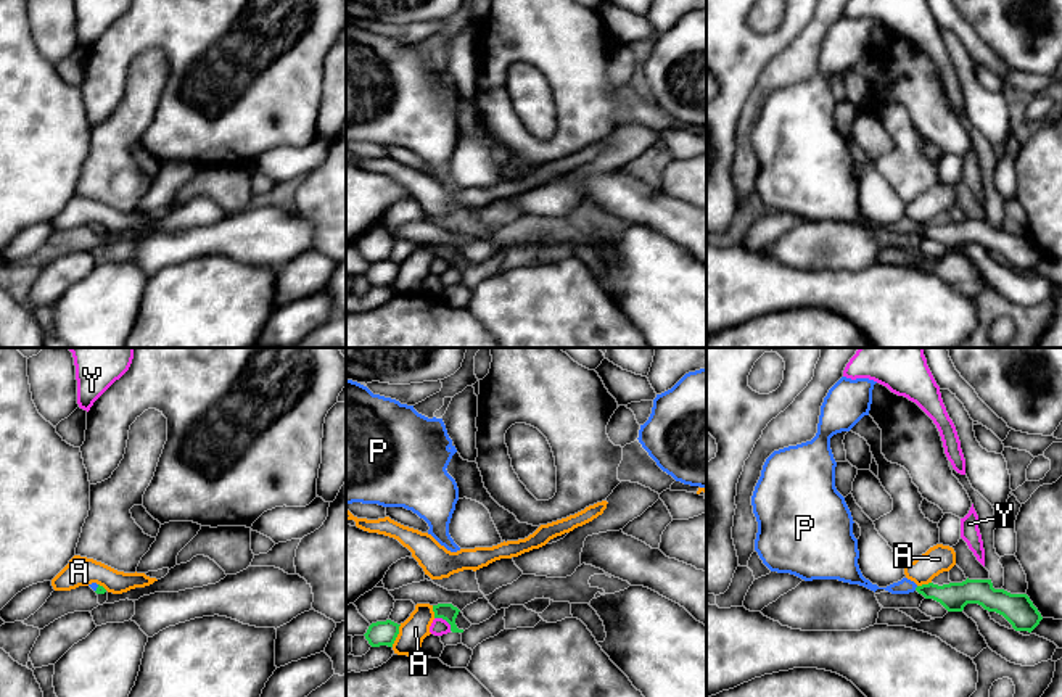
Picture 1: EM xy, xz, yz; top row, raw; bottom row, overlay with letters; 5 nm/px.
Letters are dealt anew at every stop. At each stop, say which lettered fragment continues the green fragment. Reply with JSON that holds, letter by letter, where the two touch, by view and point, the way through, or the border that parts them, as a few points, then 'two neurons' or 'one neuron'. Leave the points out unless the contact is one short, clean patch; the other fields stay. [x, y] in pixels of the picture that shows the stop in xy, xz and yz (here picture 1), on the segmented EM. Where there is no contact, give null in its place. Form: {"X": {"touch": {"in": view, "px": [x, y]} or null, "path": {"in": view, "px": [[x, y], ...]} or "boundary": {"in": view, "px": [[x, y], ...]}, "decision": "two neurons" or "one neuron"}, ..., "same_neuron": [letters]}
{"A": {"touch": {"in": "xz", "px": [396, 636]}, "decision": "two neurons"}, "P": {"touch": {"in": "yz", "px": [916, 588]}, "path": {"in": "yz", "px": [[954, 596], [916, 588], [905, 586]]}, "decision": "one neuron"}, "Y": {"touch": {"in": "xz", "px": [444, 618]}, "boundary": {"in": "xz", "px": [[435, 617], [441, 617], [451, 630]]}, "decision": "two neurons"}, "same_neuron": ["P"]}

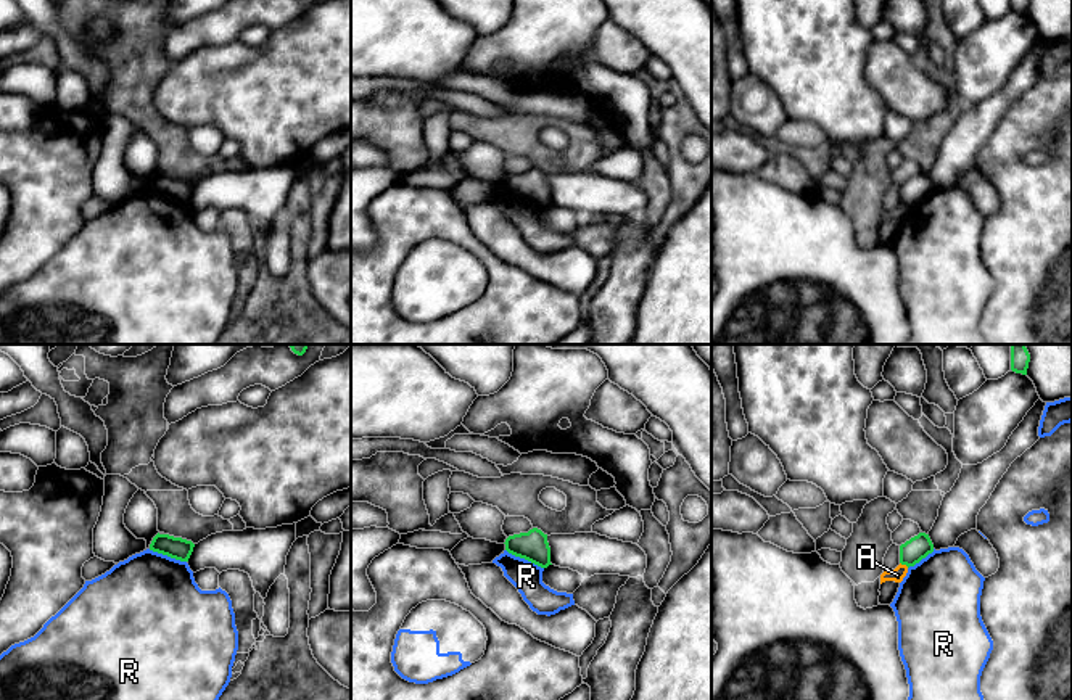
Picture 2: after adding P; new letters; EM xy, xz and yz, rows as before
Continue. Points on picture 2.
{"A": {"touch": {"in": "yz", "px": [905, 564]}, "boundary": {"in": "yz", "px": [[900, 562], [908, 567]]}, "decision": "two neurons"}, "R": {"touch": {"in": "xz", "px": [525, 559]}, "decision": "two neurons"}, "same_neuron": []}

